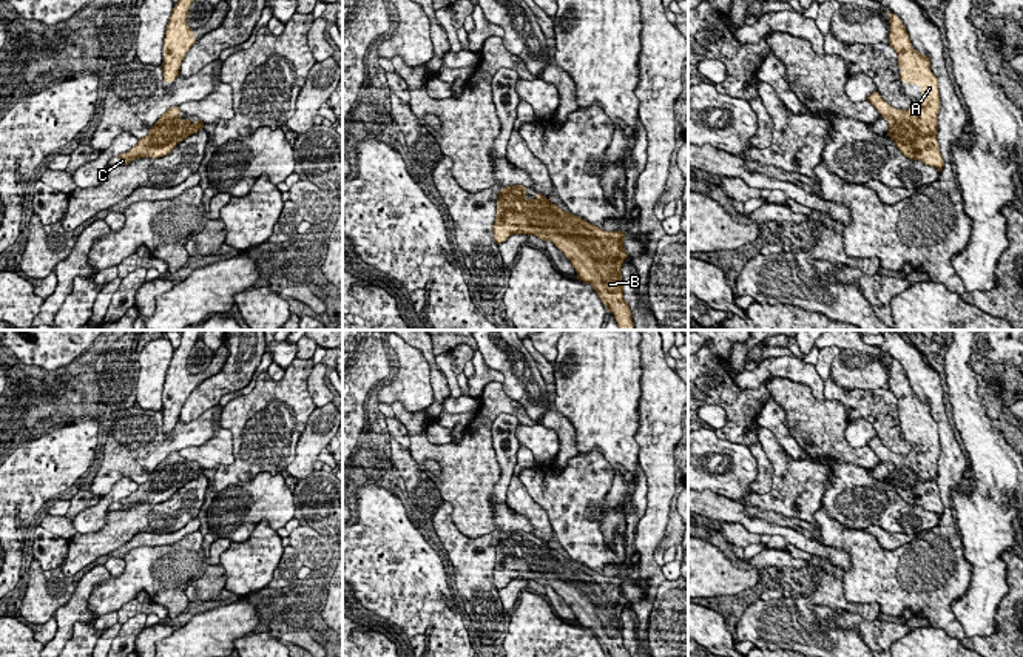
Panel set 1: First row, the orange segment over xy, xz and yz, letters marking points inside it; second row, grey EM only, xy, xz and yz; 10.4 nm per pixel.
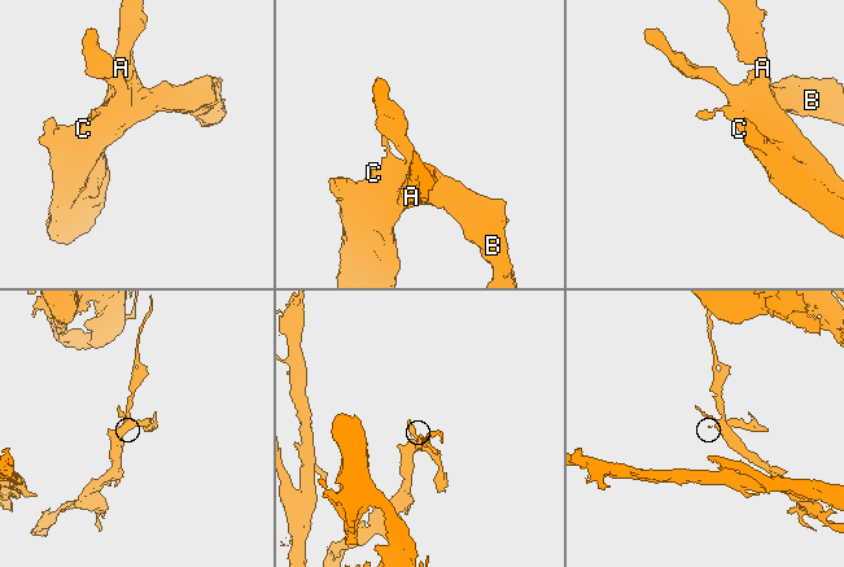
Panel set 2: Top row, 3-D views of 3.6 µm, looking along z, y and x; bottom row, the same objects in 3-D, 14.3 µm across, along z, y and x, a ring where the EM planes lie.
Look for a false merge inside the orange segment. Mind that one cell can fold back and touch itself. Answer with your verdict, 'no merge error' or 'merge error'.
no merge error

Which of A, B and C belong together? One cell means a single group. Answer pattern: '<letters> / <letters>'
A B C

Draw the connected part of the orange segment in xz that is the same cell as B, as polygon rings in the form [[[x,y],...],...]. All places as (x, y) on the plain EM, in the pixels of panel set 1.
[[[511,531],[498,538],[492,578],[497,589],[512,580],[534,580],[542,586],[551,586],[571,606],[577,625],[591,629],[609,657],[631,657],[623,645],[622,612],[628,603],[623,578],[605,577],[572,558],[566,558],[540,538],[535,544],[528,544],[523,531]]]

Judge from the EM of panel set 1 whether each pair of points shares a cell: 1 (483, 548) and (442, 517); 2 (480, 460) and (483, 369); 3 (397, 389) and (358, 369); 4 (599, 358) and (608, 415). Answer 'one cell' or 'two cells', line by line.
1: one cell
2: two cells
3: two cells
4: one cell

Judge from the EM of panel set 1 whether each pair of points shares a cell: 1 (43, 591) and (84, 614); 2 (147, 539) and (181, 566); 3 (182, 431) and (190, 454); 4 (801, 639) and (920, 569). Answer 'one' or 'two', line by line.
1: two
2: two
3: two
4: one

